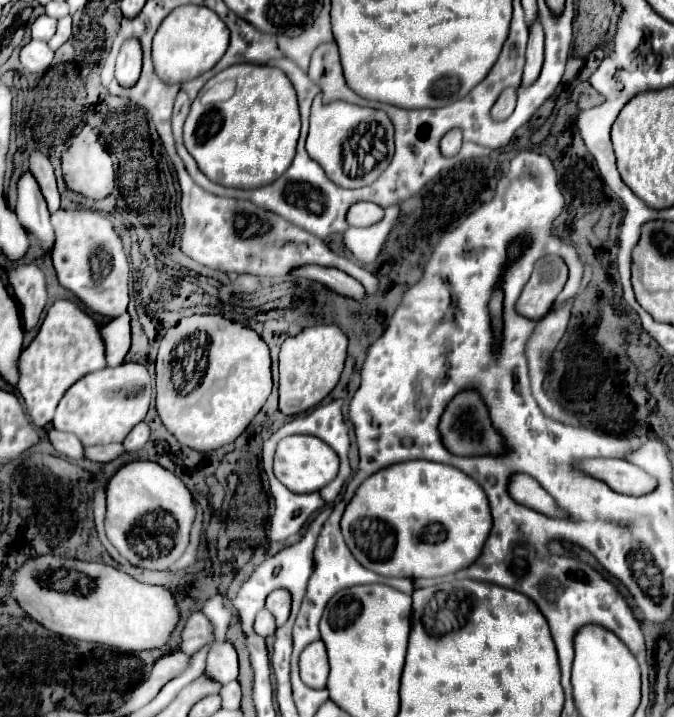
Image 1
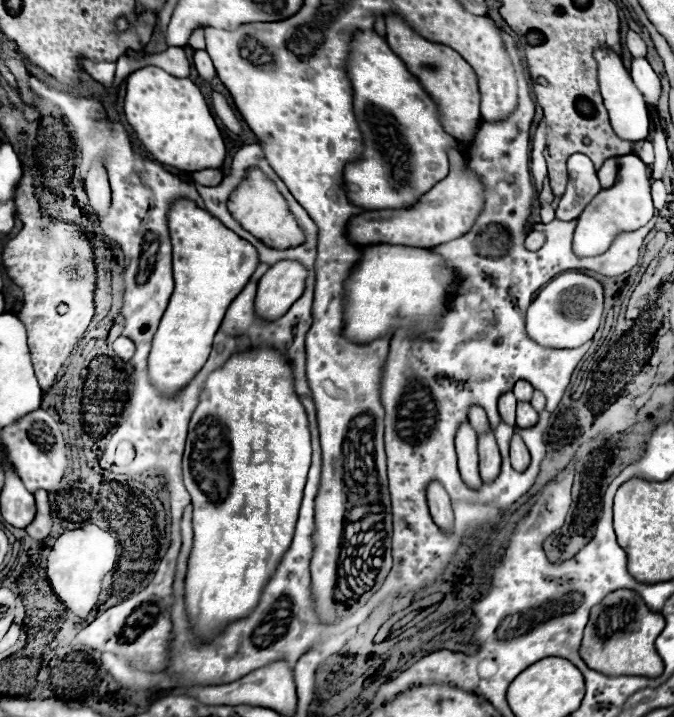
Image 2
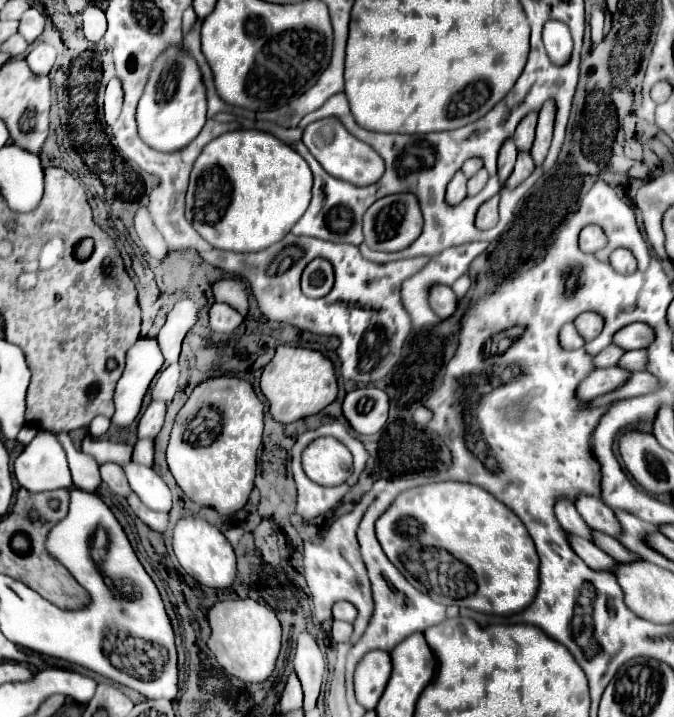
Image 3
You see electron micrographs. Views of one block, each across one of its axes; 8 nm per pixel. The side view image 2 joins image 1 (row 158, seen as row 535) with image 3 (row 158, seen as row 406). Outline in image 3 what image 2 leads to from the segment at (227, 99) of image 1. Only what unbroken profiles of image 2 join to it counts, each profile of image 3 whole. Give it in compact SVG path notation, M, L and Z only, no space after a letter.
M234 130L210 140L196 158L186 194L186 218L218 250L258 252L286 236L310 204L312 172L306 160L282 140L262 130Z

